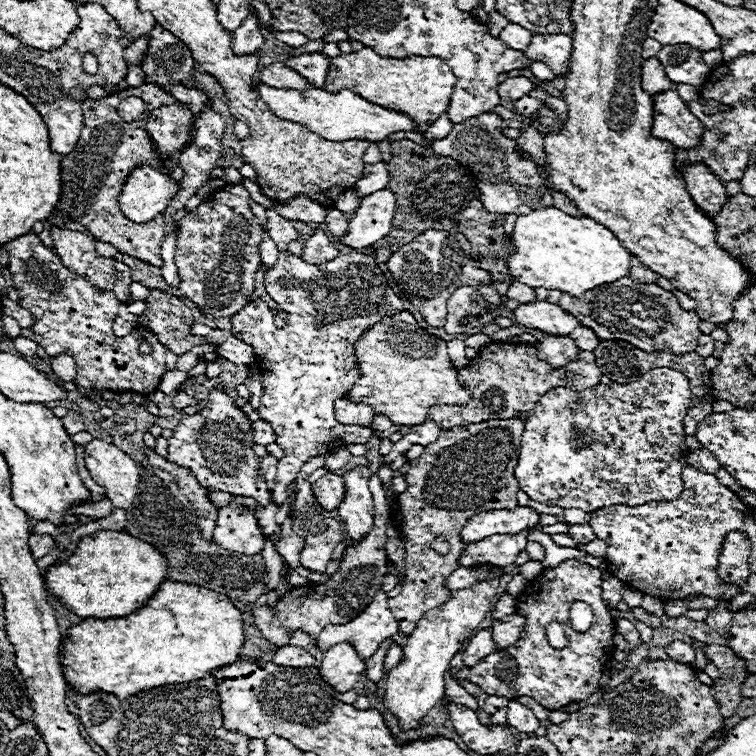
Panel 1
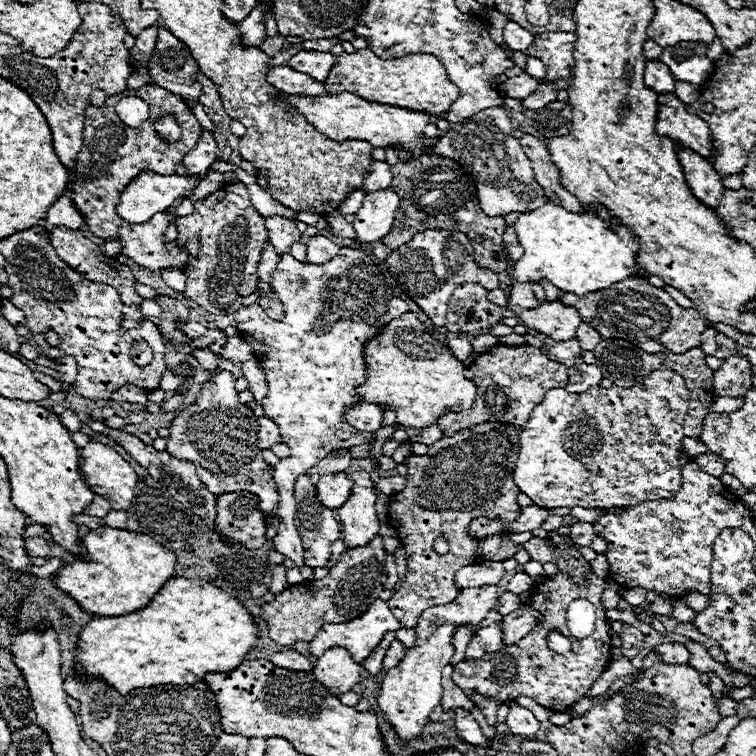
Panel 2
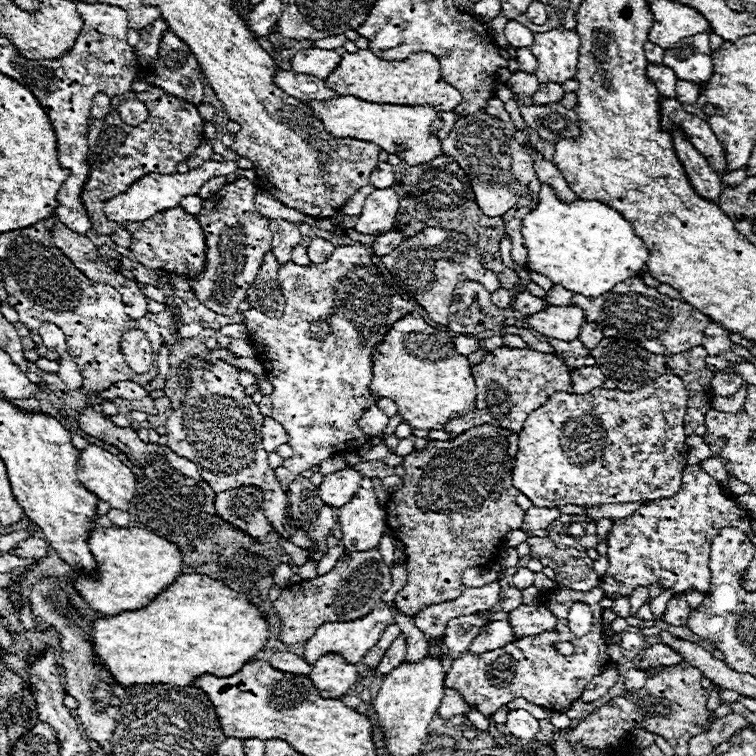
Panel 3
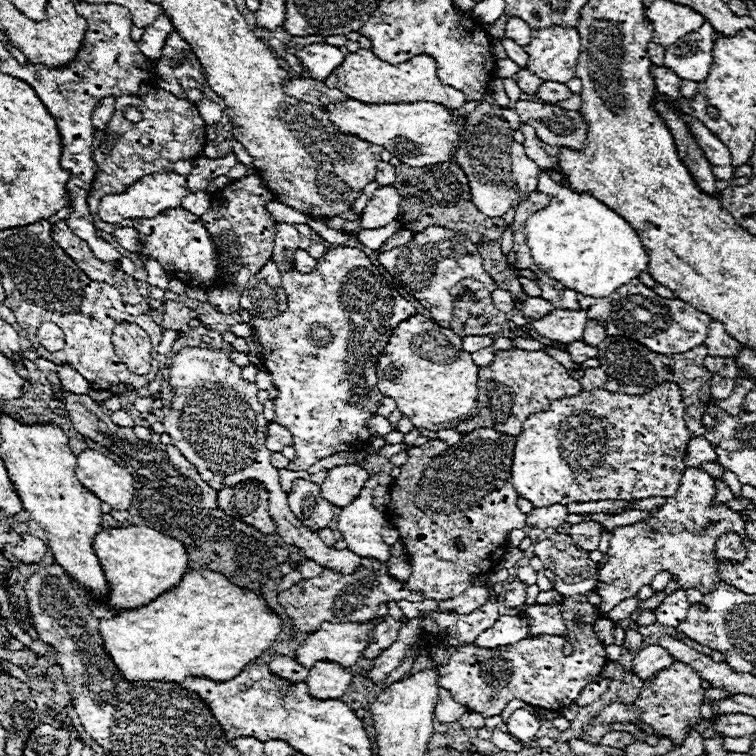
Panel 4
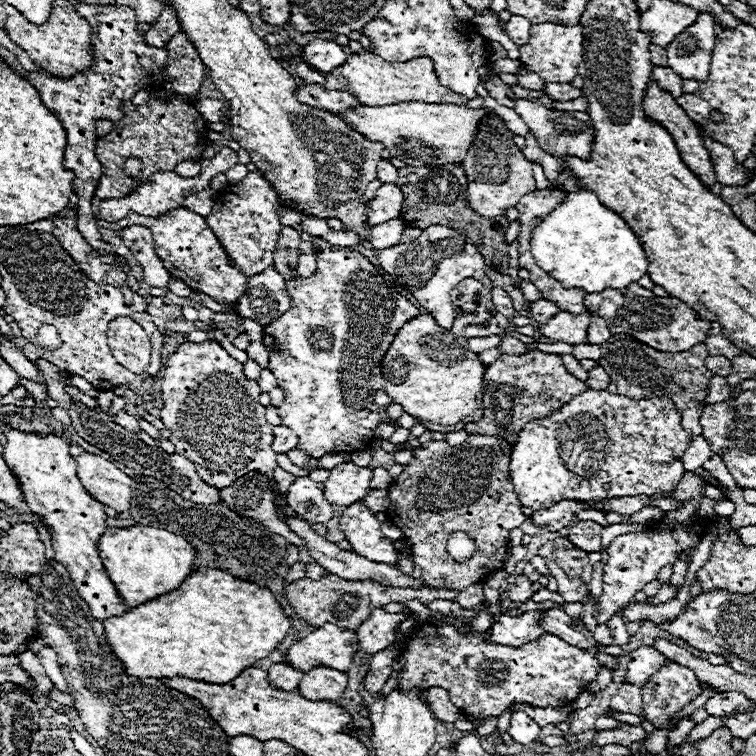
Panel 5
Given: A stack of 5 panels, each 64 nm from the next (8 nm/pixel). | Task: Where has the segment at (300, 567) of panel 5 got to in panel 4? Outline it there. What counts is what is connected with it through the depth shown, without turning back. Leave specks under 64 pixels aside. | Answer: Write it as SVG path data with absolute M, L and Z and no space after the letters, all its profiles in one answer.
M298 568L293 569L292 572L281 578L279 584L276 587L276 591L280 593L290 588L292 585L298 583L300 580L302 580L302 575L299 572Z

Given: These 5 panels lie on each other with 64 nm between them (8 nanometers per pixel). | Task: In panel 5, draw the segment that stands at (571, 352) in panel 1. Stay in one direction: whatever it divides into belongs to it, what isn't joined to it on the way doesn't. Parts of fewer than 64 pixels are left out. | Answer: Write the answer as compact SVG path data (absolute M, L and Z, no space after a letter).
M574 344L574 352L572 356L576 360L600 360L602 358L602 352L596 344Z

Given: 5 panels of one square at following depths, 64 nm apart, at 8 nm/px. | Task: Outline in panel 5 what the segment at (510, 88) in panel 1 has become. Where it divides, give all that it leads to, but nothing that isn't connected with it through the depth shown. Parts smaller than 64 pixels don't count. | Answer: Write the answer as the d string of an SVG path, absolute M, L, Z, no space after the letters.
M524 68L516 76L518 76L518 84L526 90L542 90L542 86L546 84L546 82L542 82L542 78L538 78L538 74L524 70Z

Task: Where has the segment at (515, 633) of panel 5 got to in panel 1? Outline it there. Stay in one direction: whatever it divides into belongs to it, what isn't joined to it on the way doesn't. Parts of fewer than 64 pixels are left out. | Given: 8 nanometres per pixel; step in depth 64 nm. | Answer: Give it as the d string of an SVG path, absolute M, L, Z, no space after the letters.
M488 628L478 630L476 636L470 638L466 648L462 650L462 662L464 662L464 666L472 668L478 660L482 660L484 656L488 656L494 650L496 650L496 644L492 642L492 632Z

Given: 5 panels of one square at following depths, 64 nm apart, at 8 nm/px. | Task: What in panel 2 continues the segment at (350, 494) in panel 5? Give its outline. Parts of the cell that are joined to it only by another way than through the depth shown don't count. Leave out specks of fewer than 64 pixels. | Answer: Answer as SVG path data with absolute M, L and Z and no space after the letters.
M344 472L338 474L324 474L316 484L316 496L326 508L340 508L342 502L348 500L352 490L352 482Z

